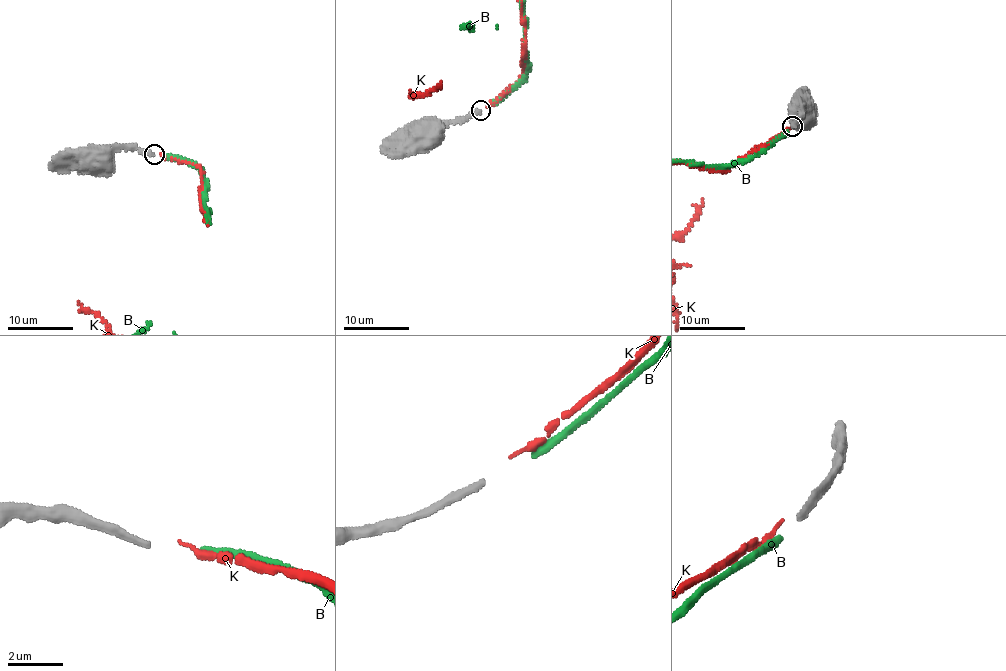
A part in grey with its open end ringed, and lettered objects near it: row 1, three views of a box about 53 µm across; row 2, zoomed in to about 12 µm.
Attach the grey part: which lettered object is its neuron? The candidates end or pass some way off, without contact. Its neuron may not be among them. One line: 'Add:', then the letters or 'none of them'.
Add: K

